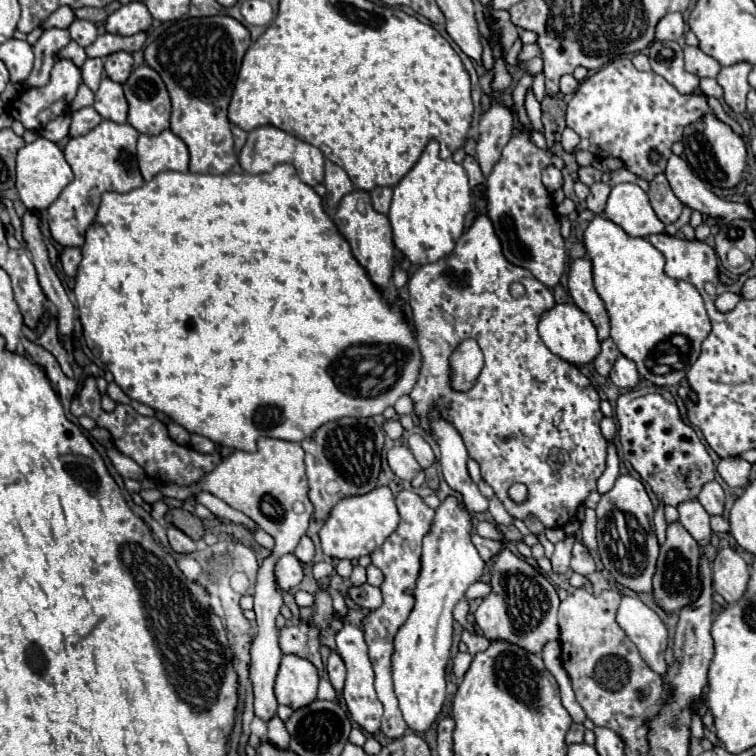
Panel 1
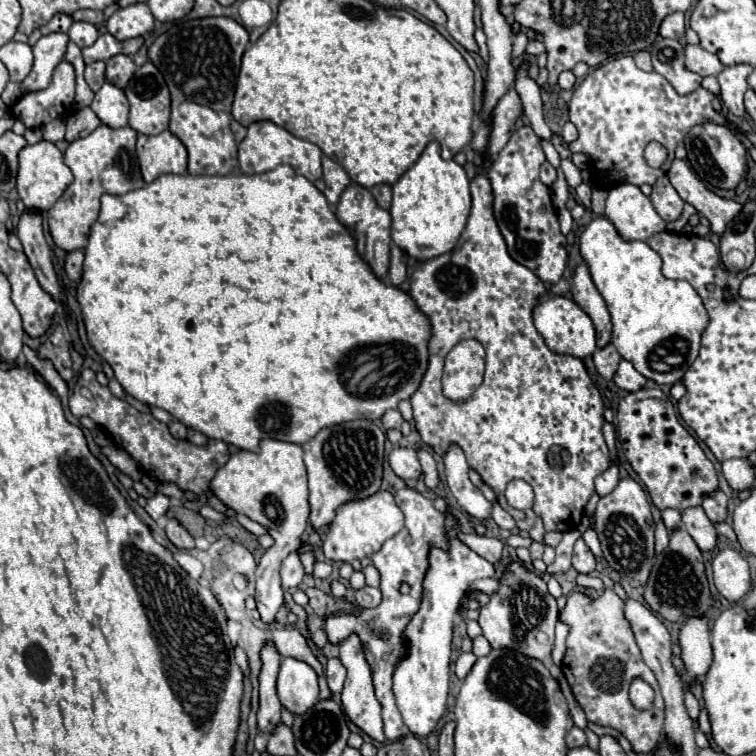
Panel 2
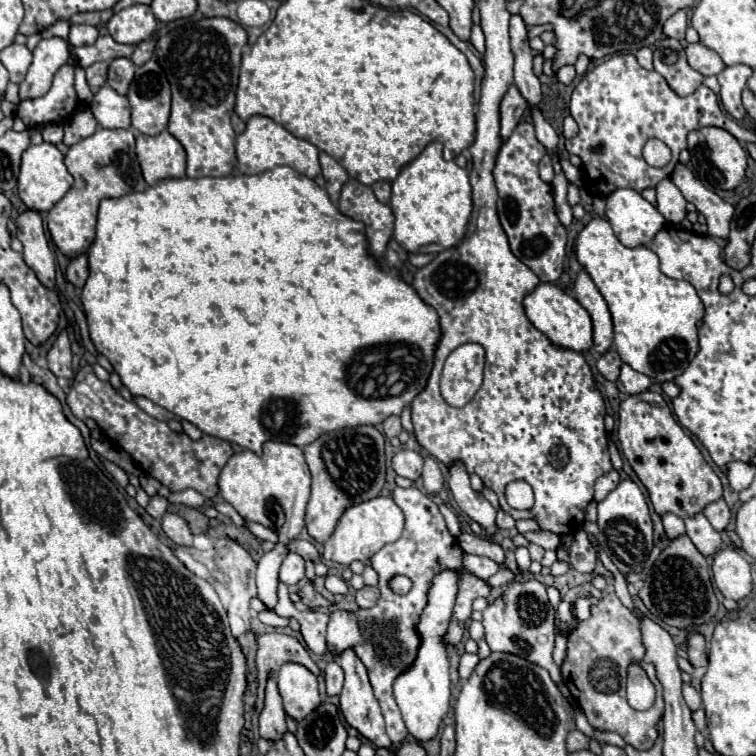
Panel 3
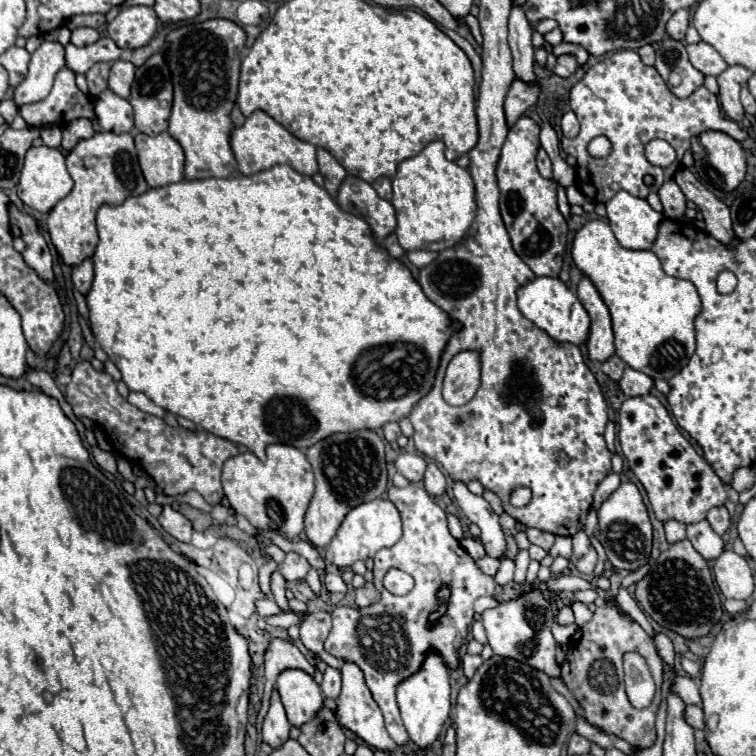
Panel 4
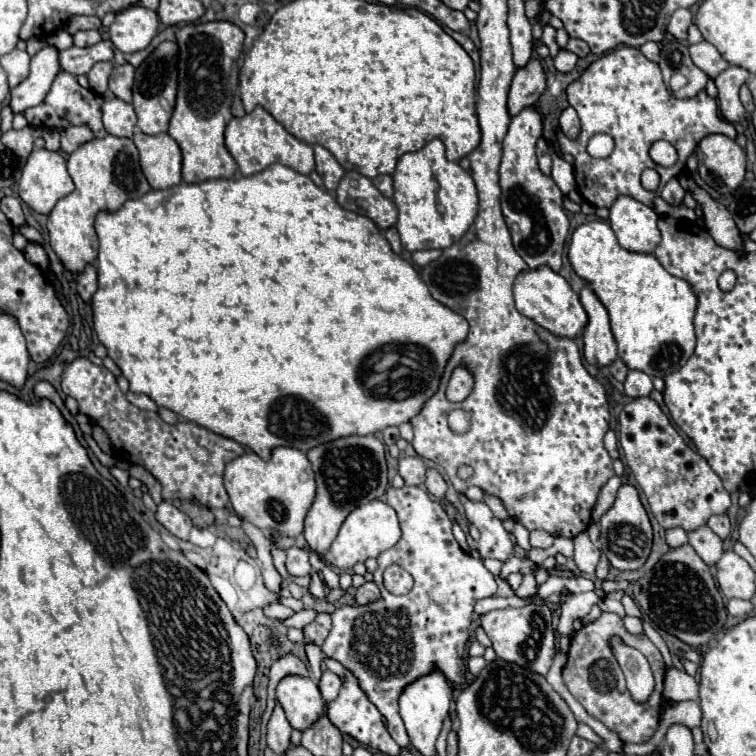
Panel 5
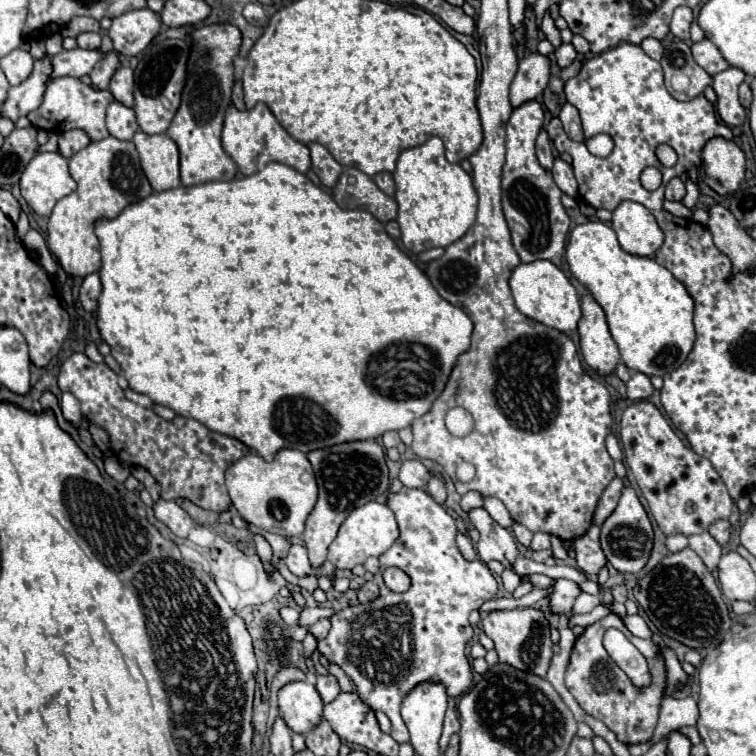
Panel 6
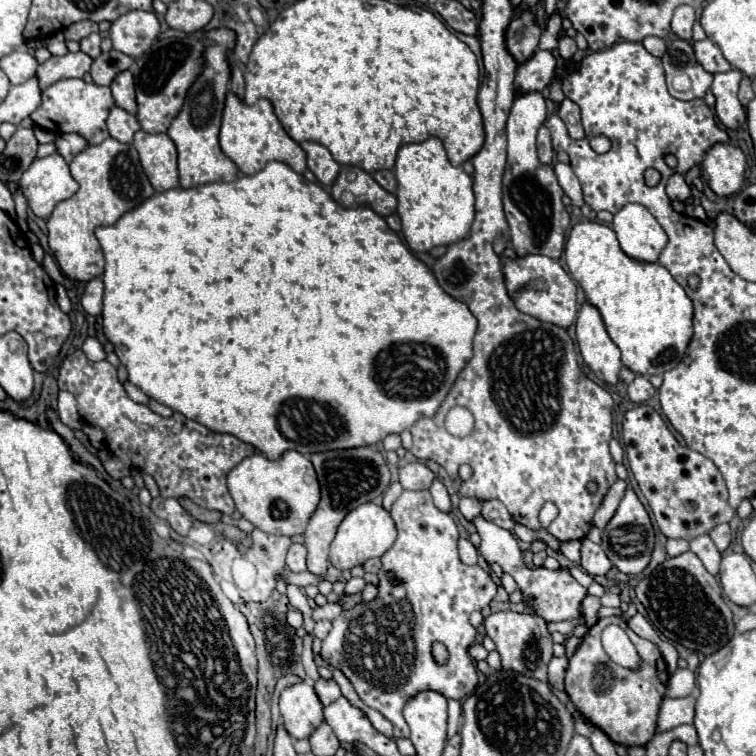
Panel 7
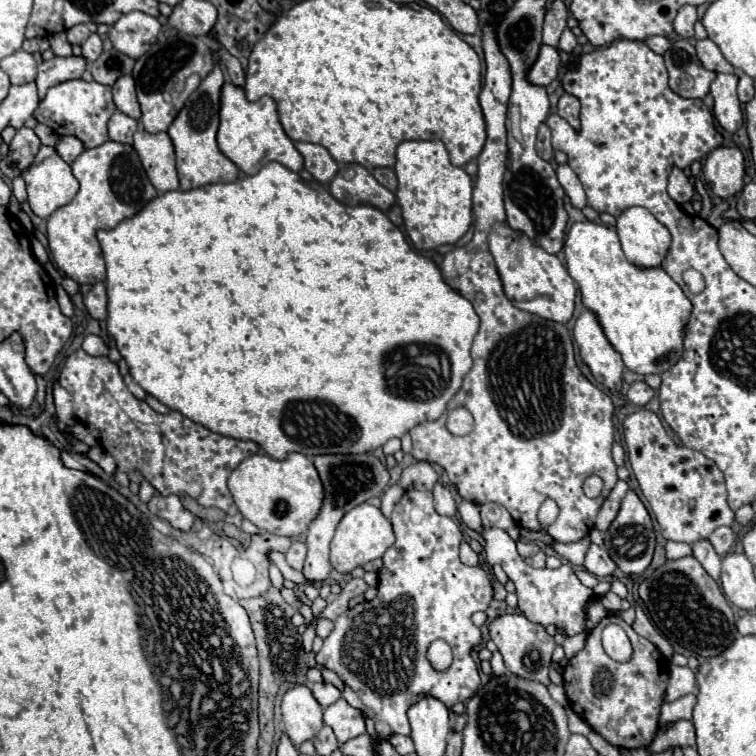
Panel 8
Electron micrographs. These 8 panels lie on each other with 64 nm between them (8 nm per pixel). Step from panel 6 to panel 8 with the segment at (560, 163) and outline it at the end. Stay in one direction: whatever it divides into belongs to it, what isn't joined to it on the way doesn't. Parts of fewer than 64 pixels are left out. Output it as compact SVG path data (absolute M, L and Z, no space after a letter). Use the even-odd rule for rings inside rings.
M558 166L556 172L558 172L558 180L560 180L562 188L566 190L572 206L584 208L586 206L586 194L582 190L582 184L580 184L578 176L572 172L572 168L570 166Z

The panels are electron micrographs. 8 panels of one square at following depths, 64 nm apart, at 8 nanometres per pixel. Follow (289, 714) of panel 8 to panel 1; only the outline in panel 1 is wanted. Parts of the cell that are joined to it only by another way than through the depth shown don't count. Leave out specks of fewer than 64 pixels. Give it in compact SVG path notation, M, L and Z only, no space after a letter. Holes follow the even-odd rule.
M284 654L274 686L278 704L286 704L292 710L308 706L318 692L318 672L306 658Z

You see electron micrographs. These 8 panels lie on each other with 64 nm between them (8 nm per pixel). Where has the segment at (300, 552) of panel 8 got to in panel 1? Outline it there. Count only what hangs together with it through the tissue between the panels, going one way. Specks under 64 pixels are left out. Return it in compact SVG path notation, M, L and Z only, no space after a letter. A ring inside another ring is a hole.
M284 554L284 556L276 562L274 576L276 576L276 584L278 584L278 588L280 588L282 592L288 592L288 590L296 588L296 586L302 582L302 578L304 578L300 560L298 560L294 554Z

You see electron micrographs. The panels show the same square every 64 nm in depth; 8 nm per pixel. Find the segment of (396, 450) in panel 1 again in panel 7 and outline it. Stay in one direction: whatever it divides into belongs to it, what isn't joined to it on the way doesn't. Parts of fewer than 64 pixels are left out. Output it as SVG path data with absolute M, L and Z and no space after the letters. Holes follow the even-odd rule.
M410 462L400 468L400 484L406 490L424 490L430 488L436 476L422 462Z

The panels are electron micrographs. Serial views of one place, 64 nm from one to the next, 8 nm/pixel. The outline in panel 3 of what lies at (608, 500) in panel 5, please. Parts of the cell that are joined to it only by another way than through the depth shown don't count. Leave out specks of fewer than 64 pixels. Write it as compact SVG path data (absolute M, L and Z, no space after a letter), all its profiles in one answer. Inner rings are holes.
M610 470L610 472L606 472L604 476L600 476L600 478L596 480L596 494L594 494L594 500L600 502L602 498L606 498L606 496L618 486L618 482L620 482L620 474L618 474L616 470Z

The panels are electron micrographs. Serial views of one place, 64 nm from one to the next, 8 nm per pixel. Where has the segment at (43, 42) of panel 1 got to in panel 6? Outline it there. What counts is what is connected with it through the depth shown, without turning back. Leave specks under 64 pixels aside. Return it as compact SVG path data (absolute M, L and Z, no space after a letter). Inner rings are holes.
M46 54L44 60L34 60L32 74L18 86L12 86L8 98L2 106L2 116L16 120L18 116L26 116L42 104L48 80L52 76L52 62Z

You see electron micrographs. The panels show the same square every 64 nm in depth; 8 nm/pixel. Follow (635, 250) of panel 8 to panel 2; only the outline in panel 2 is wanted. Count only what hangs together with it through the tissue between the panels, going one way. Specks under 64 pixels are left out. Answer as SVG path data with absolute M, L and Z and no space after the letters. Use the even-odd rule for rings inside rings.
M616 184L610 188L606 216L624 240L648 240L652 234L666 230L666 222L636 184Z

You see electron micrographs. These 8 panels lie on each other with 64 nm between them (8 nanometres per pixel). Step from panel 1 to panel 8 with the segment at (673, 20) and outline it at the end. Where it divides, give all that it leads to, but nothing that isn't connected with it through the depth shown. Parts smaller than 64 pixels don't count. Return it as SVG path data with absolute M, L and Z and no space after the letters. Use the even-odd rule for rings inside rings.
M682 6L674 18L674 30L682 38L692 38L694 36L694 22L698 20L696 8L694 6Z

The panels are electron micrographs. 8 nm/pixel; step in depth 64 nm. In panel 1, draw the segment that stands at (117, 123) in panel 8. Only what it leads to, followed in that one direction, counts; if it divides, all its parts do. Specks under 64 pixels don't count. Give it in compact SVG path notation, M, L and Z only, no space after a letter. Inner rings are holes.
M104 78L98 92L96 92L94 108L98 110L98 114L102 118L108 118L108 120L114 120L114 122L126 122L128 102L124 98L122 84L118 84L110 78Z

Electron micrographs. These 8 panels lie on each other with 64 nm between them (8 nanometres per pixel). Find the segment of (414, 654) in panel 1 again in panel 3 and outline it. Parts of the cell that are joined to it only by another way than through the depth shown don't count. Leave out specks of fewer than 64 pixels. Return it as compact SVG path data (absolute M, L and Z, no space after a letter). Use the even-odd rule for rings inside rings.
M462 552L462 566L458 570L446 568L444 572L438 572L432 578L430 590L428 590L428 604L416 624L416 632L420 636L420 648L414 658L414 662L404 670L396 680L394 680L394 698L396 704L402 712L404 724L408 732L418 740L426 742L436 736L442 718L448 712L448 702L450 702L450 676L448 676L448 644L444 640L448 632L448 624L452 620L452 610L456 602L456 592L458 592L458 582L460 576L468 572L472 576L480 576L482 580L494 576L498 572L498 564L492 562L490 558L480 558L472 556L468 552Z

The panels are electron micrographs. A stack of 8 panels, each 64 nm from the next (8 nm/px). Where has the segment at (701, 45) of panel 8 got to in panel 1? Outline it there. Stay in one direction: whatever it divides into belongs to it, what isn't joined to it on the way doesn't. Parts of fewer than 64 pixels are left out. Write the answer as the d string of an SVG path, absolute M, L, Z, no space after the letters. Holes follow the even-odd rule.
M696 46L684 48L684 62L686 62L686 70L690 74L696 74L698 78L716 78L720 72L720 64Z

